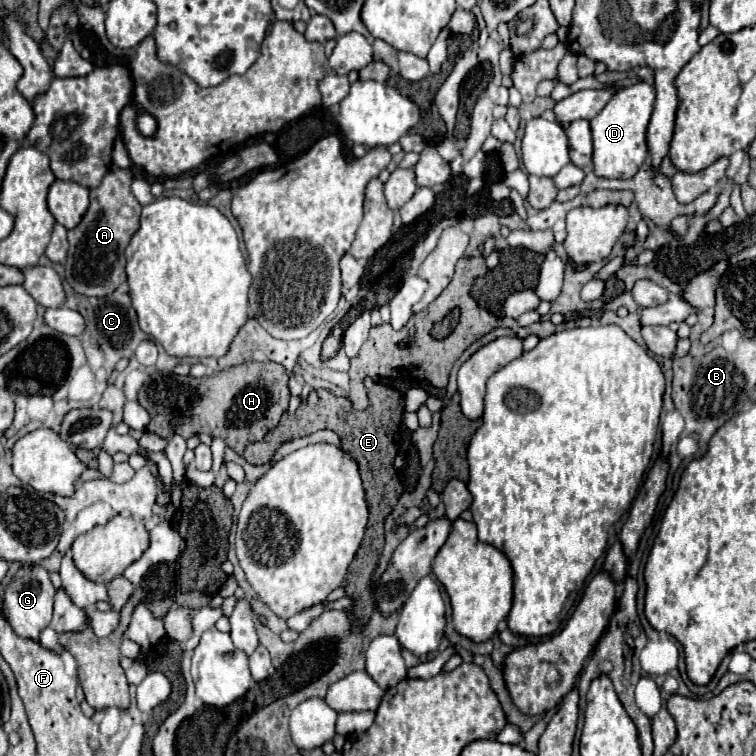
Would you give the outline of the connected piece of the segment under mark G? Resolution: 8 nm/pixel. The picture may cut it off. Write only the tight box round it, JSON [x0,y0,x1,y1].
[4,564,54,638]

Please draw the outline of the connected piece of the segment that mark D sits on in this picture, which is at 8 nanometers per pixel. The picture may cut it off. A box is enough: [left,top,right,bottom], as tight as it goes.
[590,82,654,178]

